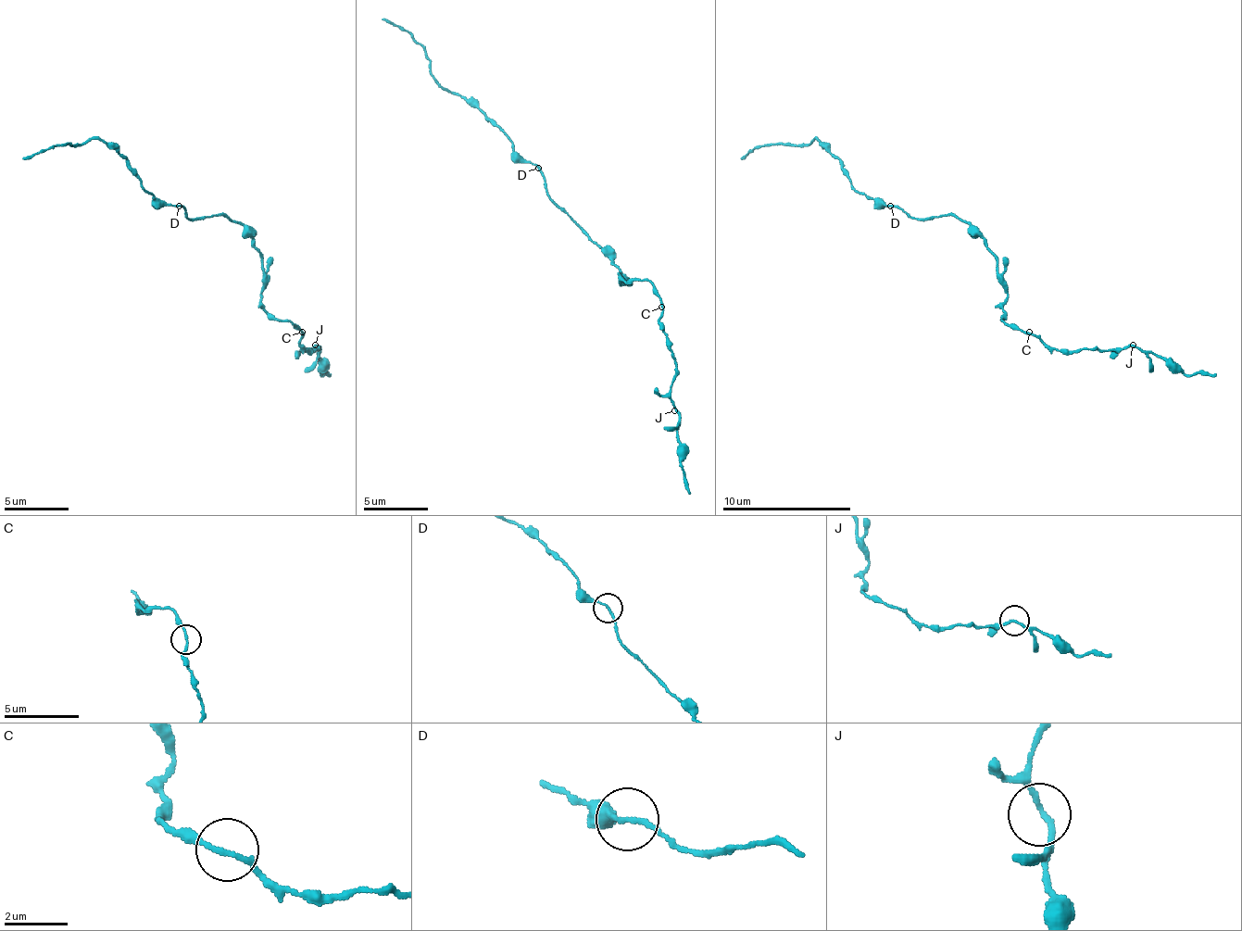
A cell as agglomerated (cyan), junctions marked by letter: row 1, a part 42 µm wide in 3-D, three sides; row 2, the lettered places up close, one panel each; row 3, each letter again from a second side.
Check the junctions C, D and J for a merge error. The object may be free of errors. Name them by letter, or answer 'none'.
none

